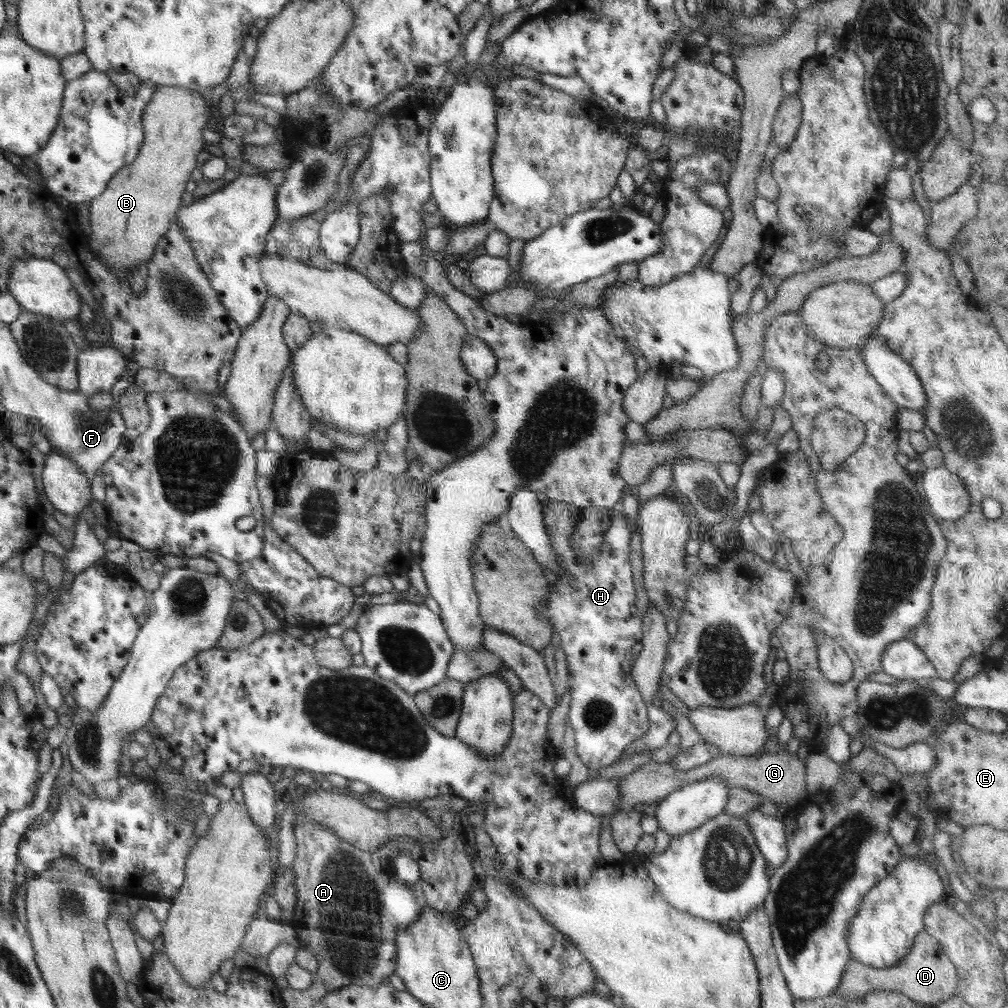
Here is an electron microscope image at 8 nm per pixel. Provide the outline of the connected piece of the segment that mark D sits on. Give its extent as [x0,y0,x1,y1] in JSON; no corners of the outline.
[837,931,958,1006]

